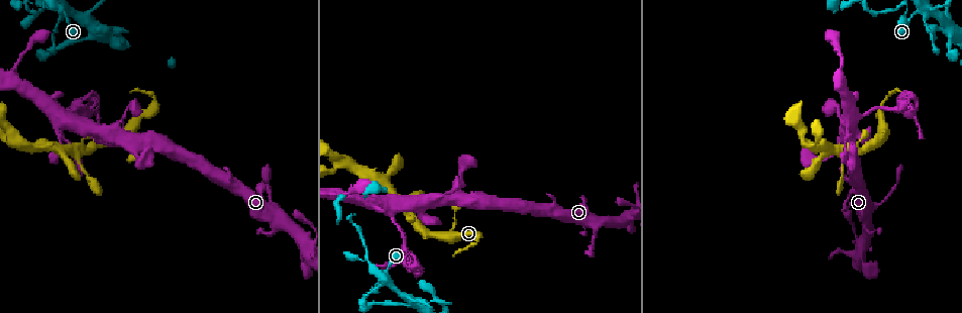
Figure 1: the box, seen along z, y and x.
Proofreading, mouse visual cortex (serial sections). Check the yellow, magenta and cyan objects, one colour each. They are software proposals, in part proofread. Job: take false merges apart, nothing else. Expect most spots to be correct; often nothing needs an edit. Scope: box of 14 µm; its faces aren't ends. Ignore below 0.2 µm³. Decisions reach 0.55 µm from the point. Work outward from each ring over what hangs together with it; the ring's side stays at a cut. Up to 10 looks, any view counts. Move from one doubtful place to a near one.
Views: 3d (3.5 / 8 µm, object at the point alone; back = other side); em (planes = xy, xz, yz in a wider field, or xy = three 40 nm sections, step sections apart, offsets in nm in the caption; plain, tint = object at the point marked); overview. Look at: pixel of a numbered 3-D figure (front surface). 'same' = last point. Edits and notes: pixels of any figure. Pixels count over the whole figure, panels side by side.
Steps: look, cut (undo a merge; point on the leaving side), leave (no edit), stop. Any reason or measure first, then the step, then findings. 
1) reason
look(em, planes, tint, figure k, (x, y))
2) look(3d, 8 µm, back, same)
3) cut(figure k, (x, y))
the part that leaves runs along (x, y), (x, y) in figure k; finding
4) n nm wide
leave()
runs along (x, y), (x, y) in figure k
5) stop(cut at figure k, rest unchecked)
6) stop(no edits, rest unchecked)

sharp bend
look(3d, 3.5 µm, back, figure 1, (825, 160))

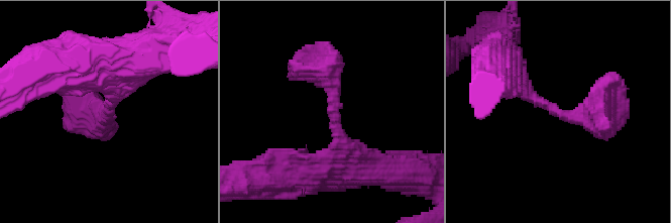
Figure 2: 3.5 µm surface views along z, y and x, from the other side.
need the tissue
look(em, xy, step 5, tint, figure 2, (105, 109))

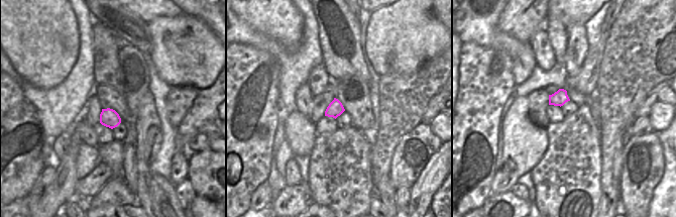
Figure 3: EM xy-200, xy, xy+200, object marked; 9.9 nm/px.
look(em, xy, step 2, tint, same)

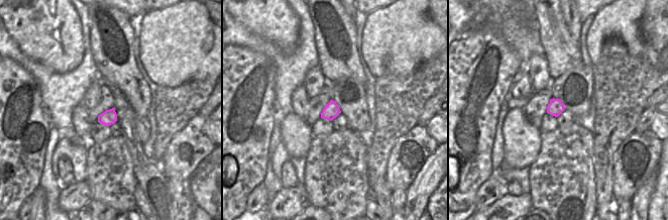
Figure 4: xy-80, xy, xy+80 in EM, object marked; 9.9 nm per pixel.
leave()
runs along (336, 161), (333, 89), (308, 69) in figure 2; continuous, no second cell

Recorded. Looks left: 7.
thin arm on a thick one
look(3d, 8 µm, figure 1, (68, 117))

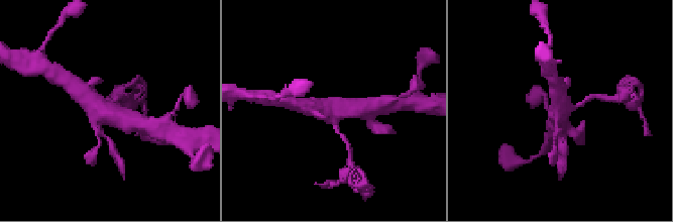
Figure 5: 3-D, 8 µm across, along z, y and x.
closer look
look(3d, 3.5 µm, figure 5, (107, 108))

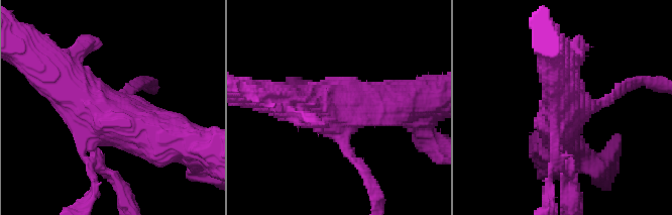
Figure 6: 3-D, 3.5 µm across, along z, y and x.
look(em, xy, step 5, tint, figure 6, (114, 109))

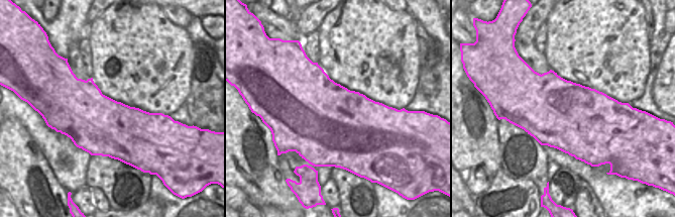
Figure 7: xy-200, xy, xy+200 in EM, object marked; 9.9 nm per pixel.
leave()
one cell here

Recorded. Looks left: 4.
a fork
look(3d, 8 µm, figure 1, (22, 141))

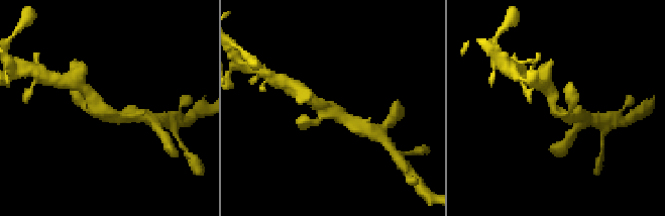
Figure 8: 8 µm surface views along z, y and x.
look(3d, 3.5 µm, back, figure 8, (110, 111))

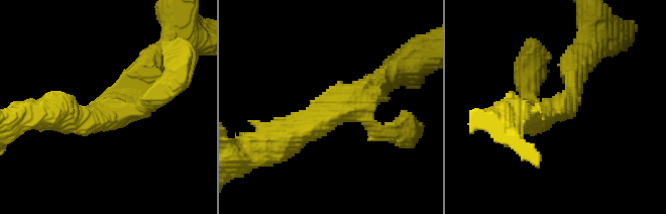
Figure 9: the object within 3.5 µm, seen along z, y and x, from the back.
3 arms; arms of 150, 300, 400 nm; shape alone is not enough
look(em, xy, step 3, tint, figure 9, (107, 109))

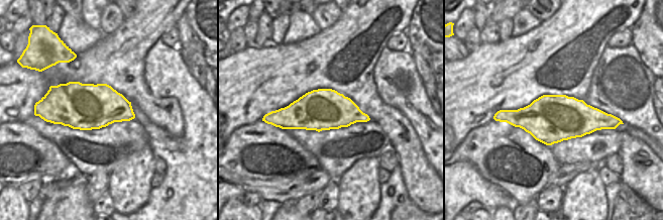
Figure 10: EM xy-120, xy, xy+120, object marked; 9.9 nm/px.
420 nm wide
leave()
runs along (279, 141), (374, 88) in figure 9; continuous, no second cell

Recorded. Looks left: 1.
stop(no edits, rest unchecked)

